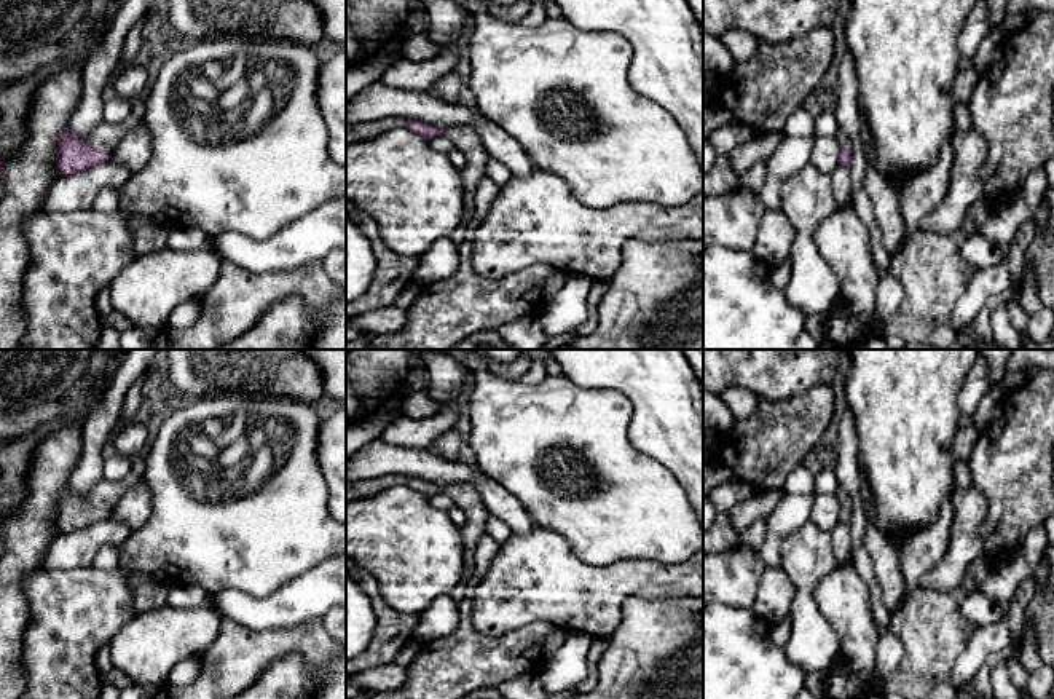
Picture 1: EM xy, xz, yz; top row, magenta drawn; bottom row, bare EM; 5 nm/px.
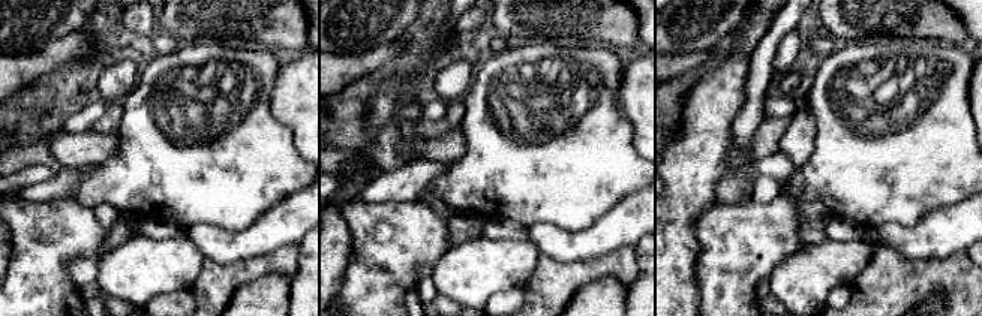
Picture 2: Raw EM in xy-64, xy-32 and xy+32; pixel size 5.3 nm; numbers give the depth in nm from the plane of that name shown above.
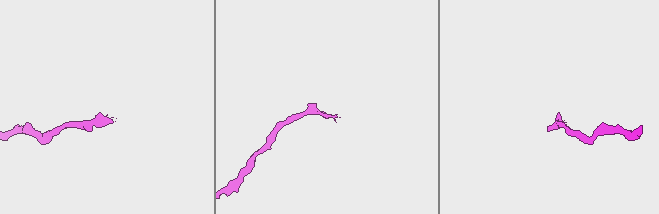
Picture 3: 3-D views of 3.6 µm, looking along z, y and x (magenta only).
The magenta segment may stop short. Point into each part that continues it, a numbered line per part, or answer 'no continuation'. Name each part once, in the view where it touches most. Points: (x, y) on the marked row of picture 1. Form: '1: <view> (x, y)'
1: xy (106, 136)

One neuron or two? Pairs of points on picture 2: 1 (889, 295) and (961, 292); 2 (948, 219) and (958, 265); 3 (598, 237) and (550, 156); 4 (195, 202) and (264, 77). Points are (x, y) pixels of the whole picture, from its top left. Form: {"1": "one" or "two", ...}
{"1": "one", "2": "two", "3": "two", "4": "one"}

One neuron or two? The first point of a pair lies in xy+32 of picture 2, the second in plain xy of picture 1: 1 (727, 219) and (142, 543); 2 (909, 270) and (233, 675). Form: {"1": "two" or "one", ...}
{"1": "two", "2": "one"}

